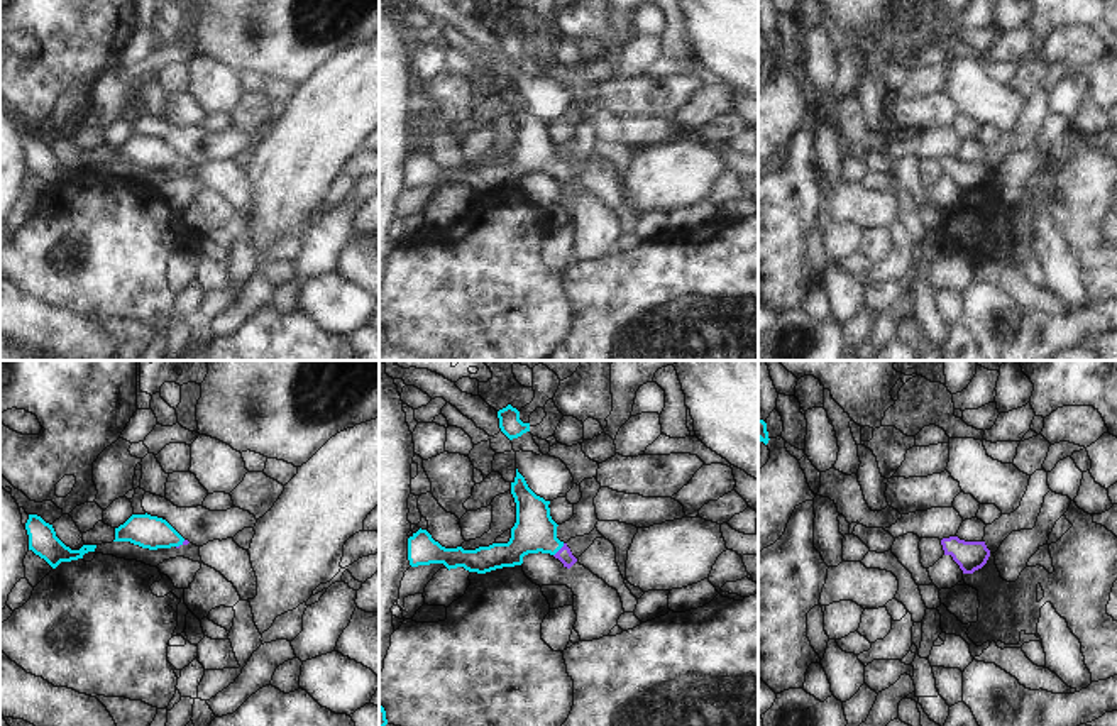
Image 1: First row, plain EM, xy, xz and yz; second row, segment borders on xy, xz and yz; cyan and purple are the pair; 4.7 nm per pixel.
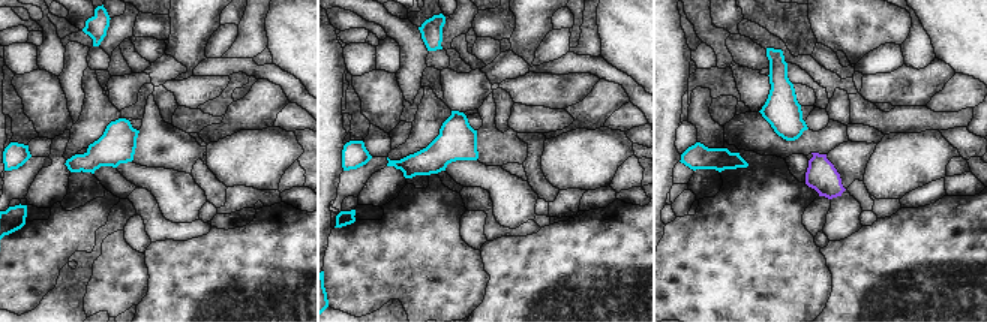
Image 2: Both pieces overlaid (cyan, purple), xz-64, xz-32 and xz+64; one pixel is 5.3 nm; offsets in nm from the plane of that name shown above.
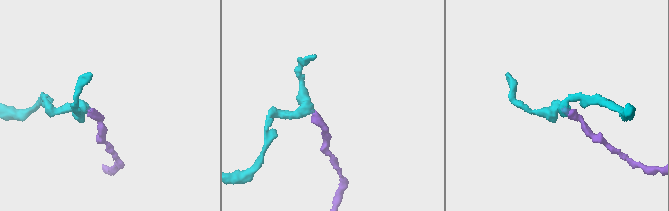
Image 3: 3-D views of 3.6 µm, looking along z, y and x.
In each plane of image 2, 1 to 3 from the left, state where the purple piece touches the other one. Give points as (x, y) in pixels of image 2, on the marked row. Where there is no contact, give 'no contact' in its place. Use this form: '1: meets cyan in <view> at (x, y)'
1: no contact
2: no contact
3: no contact

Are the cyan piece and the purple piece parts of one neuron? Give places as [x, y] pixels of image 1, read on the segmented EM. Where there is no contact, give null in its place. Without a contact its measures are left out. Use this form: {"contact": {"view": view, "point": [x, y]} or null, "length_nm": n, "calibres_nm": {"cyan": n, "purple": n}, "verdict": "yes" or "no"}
{"contact": {"view": "xz", "point": [559, 549]}, "length_nm": 80, "calibres_nm": {"cyan": 200, "purple": 70}, "verdict": "yes"}

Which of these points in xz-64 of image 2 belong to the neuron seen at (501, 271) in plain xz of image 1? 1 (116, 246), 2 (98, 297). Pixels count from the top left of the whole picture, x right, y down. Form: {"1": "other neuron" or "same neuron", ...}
{"1": "same neuron", "2": "same neuron"}

